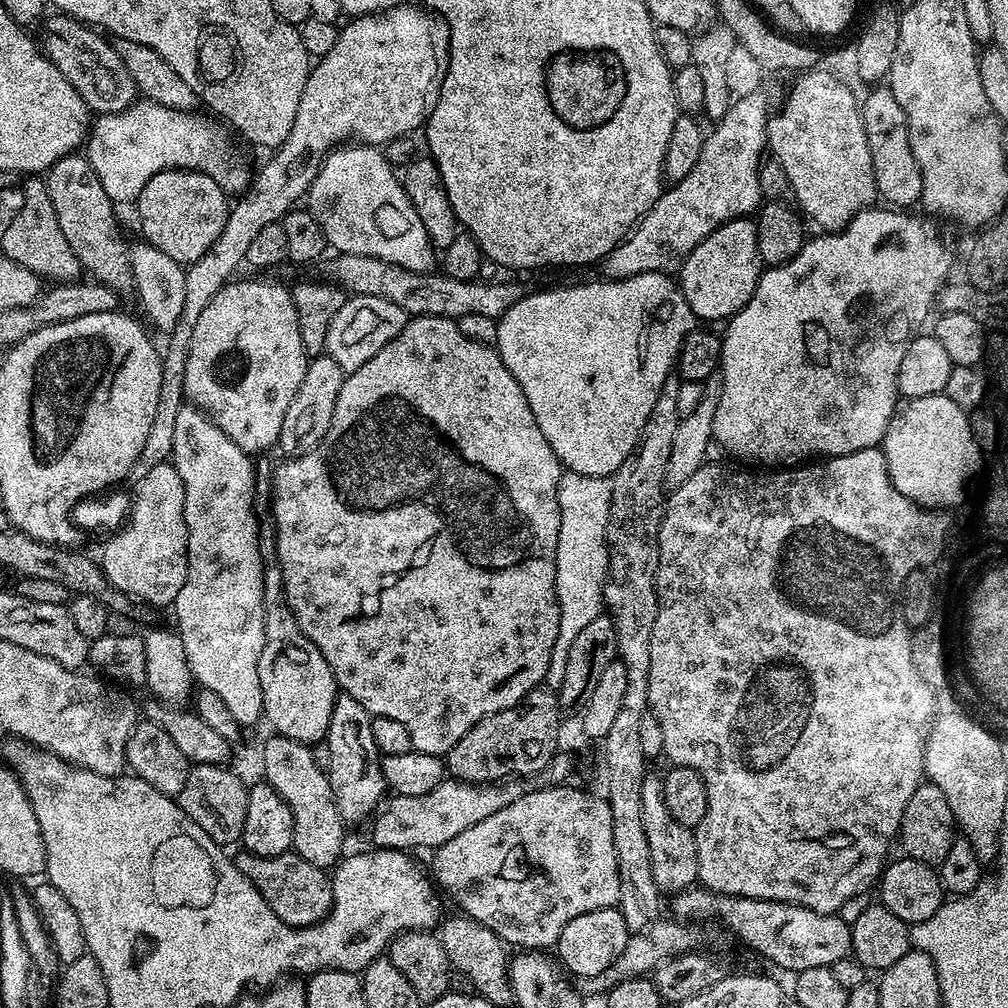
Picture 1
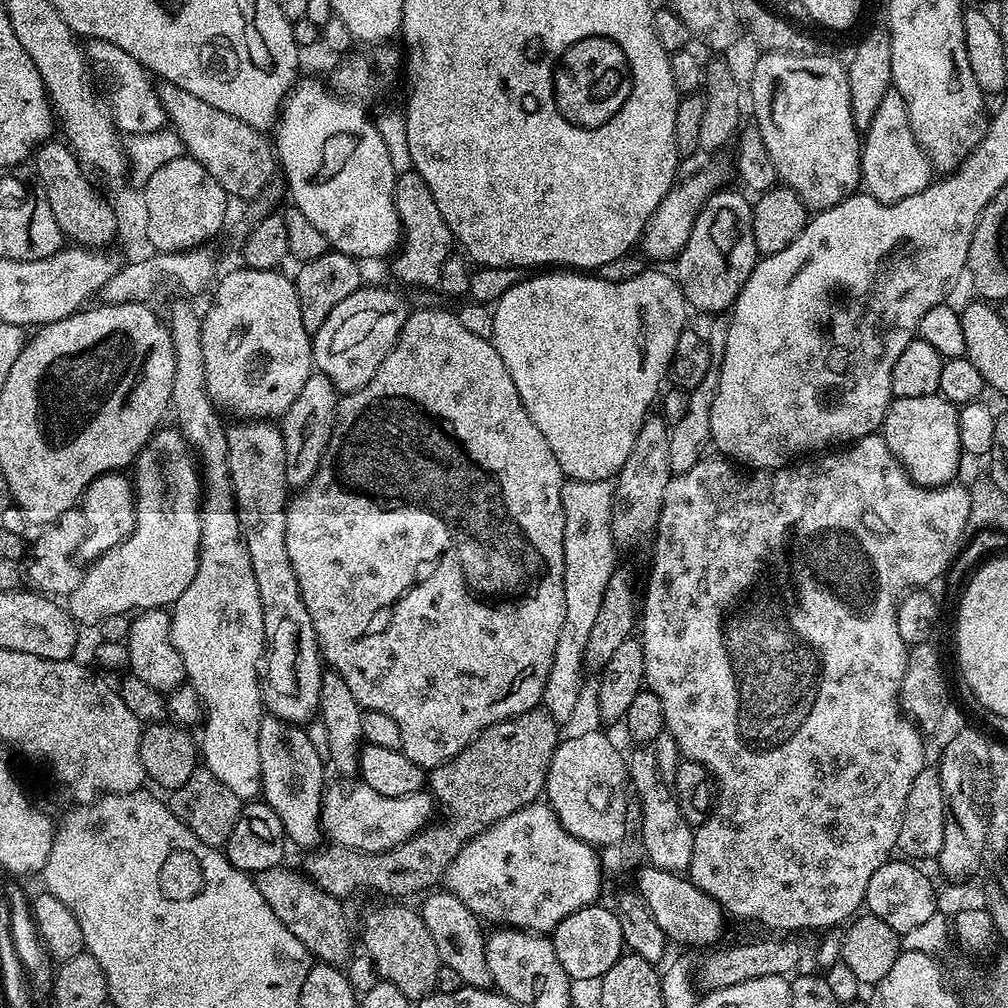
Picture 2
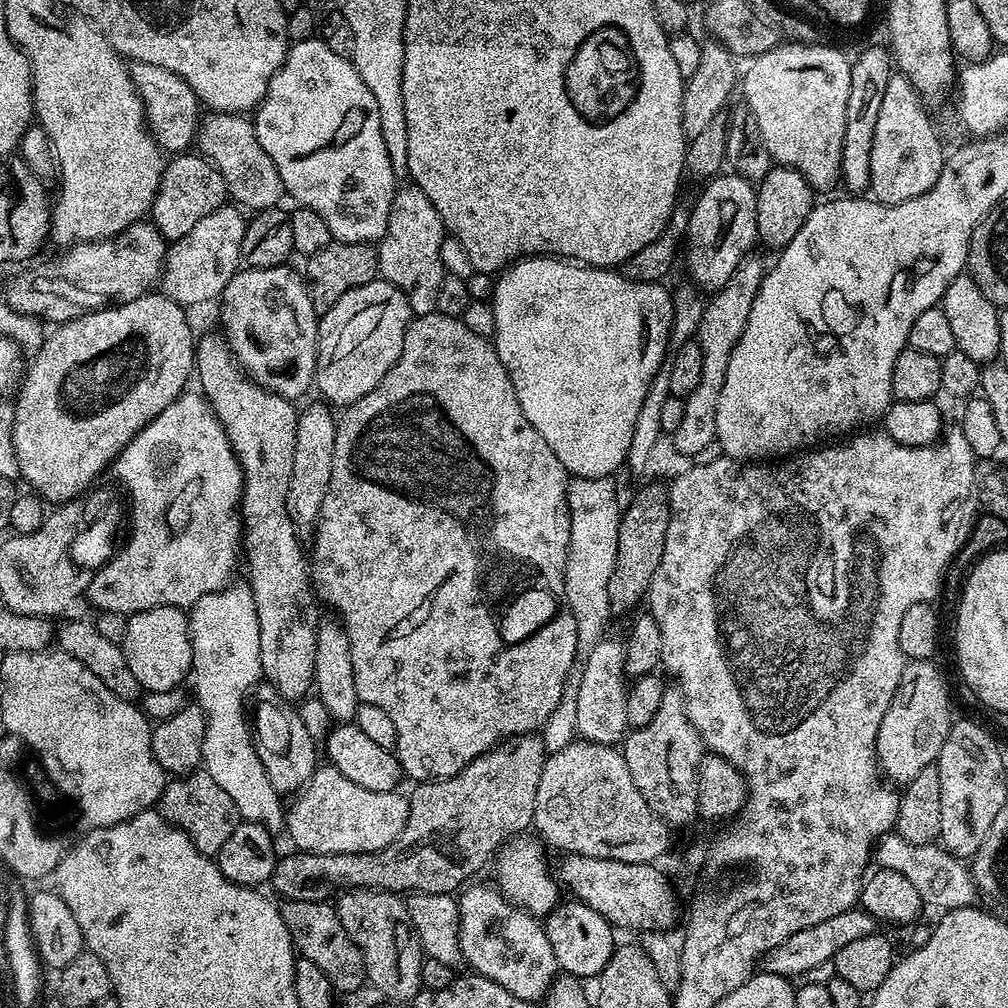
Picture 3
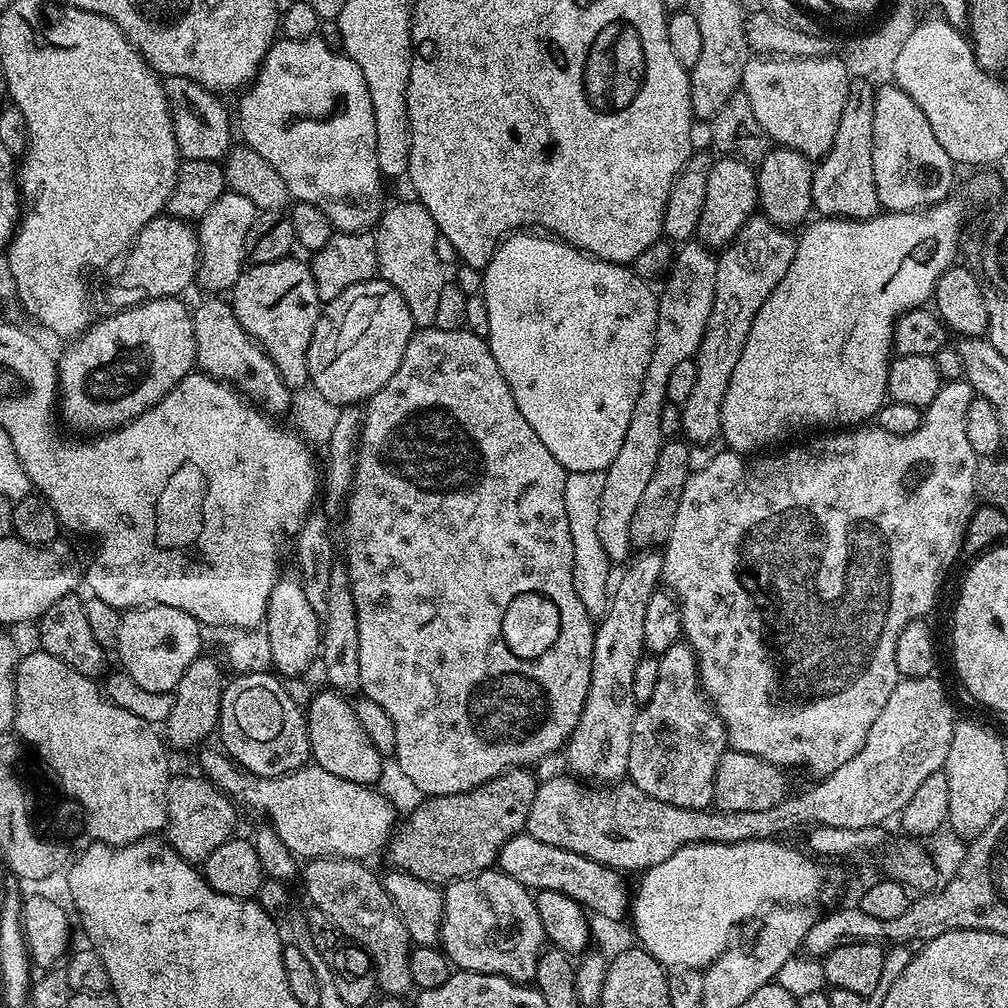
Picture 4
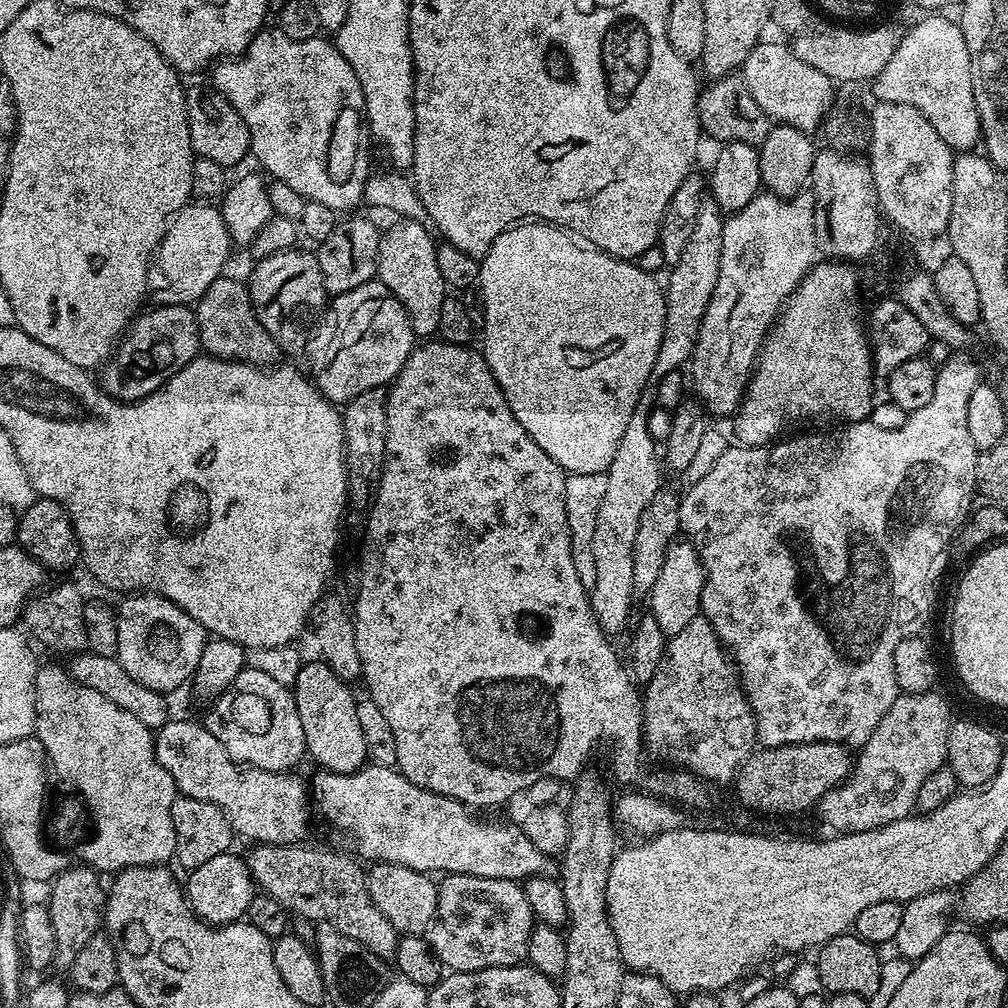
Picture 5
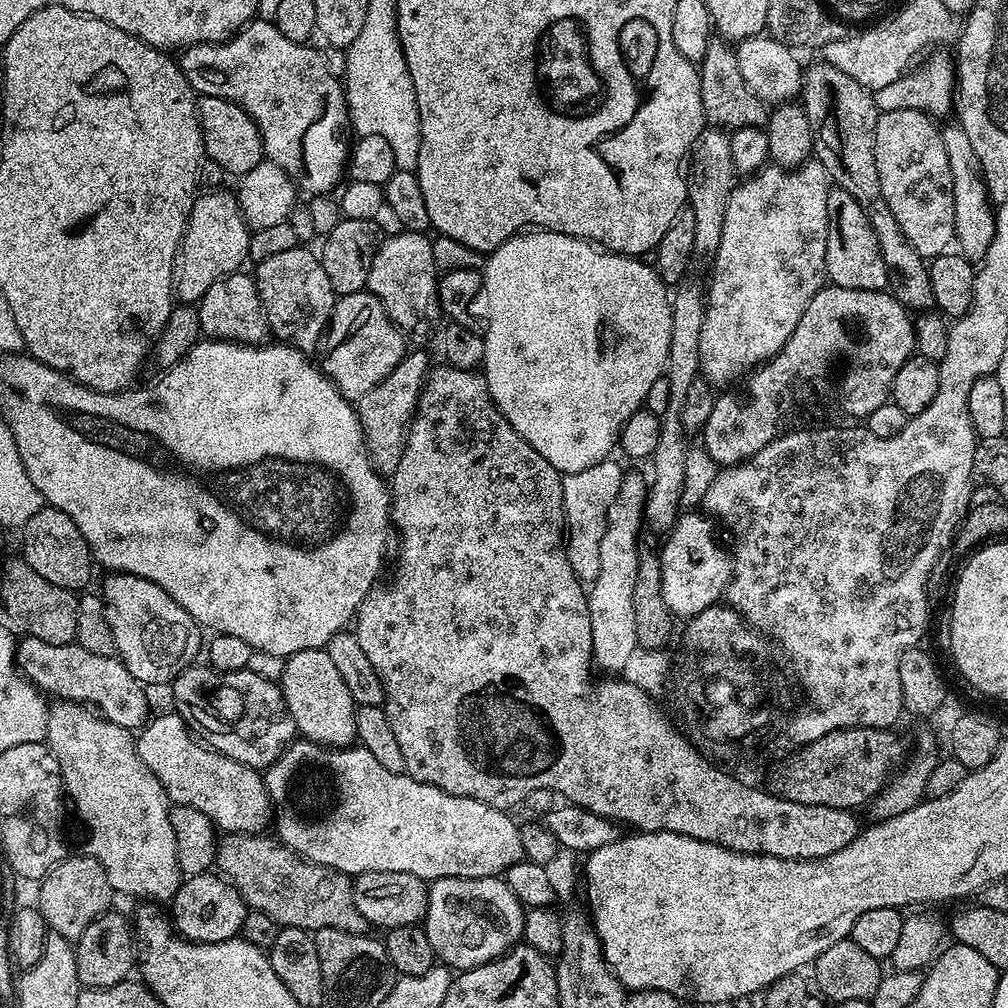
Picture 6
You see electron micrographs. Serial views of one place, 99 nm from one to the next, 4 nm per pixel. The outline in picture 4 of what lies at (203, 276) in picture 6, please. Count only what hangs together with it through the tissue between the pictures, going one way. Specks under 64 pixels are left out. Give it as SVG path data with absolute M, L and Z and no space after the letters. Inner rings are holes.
M171 214L155 216L153 220L146 222L144 229L132 241L132 246L126 253L127 260L128 276L114 281L108 288L108 300L113 304L113 309L131 308L146 300L157 300L163 296L183 297L183 292L194 284L196 272L200 269L200 237L197 229L189 221L180 220Z

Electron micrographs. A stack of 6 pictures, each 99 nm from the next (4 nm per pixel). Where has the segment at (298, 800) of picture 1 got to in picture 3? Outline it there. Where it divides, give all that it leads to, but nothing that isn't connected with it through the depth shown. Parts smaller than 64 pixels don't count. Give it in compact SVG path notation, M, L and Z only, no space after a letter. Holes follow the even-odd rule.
M283 703L280 704L257 706L256 717L253 715L250 720L252 742L256 747L258 758L262 758L262 766L266 770L268 780L274 786L274 790L281 794L296 794L316 773L318 744L315 739L312 739L305 726L302 726L302 719L299 717L297 709L285 706Z

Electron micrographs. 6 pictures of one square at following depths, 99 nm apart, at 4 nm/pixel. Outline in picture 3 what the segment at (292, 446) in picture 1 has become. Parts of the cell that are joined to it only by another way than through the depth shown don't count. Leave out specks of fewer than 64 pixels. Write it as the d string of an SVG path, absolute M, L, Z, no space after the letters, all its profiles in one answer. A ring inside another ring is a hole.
M320 404L310 405L305 412L303 409L296 421L298 442L294 442L294 474L290 478L286 510L290 514L290 522L294 522L297 532L301 534L311 533L320 520L322 502L330 486L330 470L334 466L337 417L331 416L327 412L329 409Z

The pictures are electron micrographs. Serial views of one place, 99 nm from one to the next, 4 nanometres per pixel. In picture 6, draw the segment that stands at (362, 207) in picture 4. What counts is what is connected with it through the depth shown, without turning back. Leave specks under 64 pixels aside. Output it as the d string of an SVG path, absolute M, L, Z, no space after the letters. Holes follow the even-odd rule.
M256 18L252 23L245 24L236 35L221 40L219 44L192 44L183 49L179 53L178 63L193 92L234 102L252 116L252 121L260 127L265 157L286 170L303 191L305 188L308 194L331 193L340 175L345 175L350 144L340 135L344 132L344 124L346 128L349 123L346 92L338 76L336 81L327 62L312 46L290 42L290 38L286 38L275 23Z

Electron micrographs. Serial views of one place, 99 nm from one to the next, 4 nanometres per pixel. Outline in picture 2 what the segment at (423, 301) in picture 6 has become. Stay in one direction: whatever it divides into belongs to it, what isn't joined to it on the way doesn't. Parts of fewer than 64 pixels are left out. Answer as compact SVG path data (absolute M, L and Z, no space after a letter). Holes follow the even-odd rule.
M414 170L401 172L396 177L396 209L402 229L402 247L391 261L392 272L412 288L435 289L440 283L446 258L453 255L454 241L450 226L446 226L446 218L442 218L442 210L438 210L438 202L434 202L430 186L426 186Z

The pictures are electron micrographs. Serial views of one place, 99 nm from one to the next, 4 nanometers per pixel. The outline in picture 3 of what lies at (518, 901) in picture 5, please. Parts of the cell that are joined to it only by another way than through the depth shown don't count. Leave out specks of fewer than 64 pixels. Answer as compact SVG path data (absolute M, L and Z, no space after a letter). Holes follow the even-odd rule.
M477 882L469 883L458 896L460 906L460 949L464 955L464 964L467 965L467 967L472 967L469 969L471 969L475 975L490 978L494 982L498 982L498 986L502 986L502 990L510 990L510 994L514 994L514 998L522 998L523 1000L531 1000L533 1002L543 1001L545 994L548 993L548 987L552 984L552 979L558 974L554 950L550 950L550 942L544 933L543 923L541 923L537 917L531 916L526 910L522 910L518 906L511 904L511 902L502 895L499 888L493 886L491 883L488 883L489 885L476 883Z

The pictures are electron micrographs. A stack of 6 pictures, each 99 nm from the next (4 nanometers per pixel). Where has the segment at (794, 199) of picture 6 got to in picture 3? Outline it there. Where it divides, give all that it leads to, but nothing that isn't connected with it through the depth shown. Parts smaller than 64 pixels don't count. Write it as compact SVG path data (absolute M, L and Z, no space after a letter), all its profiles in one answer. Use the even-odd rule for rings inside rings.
M745 258L738 270L734 270L730 282L711 293L710 299L705 303L698 333L698 343L702 350L702 379L690 395L683 397L686 411L682 423L678 425L678 430L670 433L670 440L680 456L700 458L705 455L703 452L708 447L716 444L718 394L722 394L722 382L726 382L726 366L730 366L730 354L746 326L746 318L750 318L750 306L754 306L758 286L766 271L766 264L752 259Z

